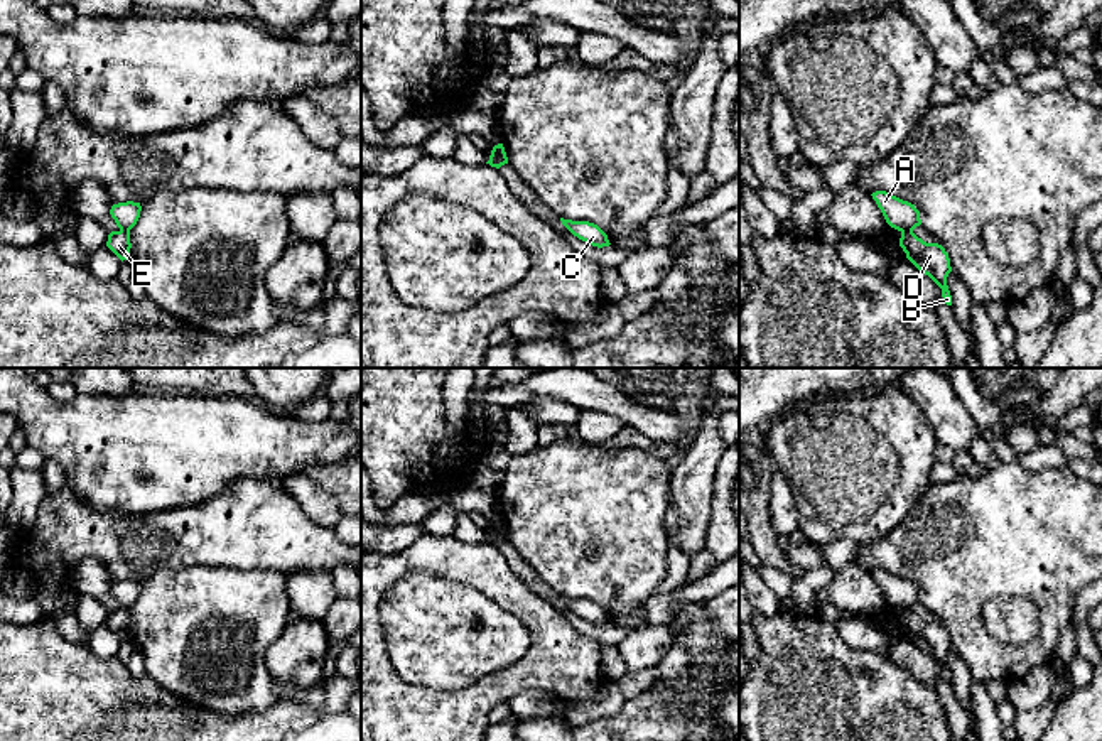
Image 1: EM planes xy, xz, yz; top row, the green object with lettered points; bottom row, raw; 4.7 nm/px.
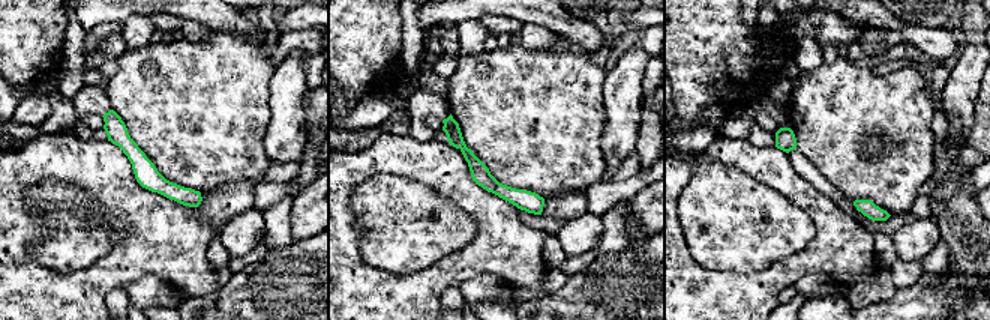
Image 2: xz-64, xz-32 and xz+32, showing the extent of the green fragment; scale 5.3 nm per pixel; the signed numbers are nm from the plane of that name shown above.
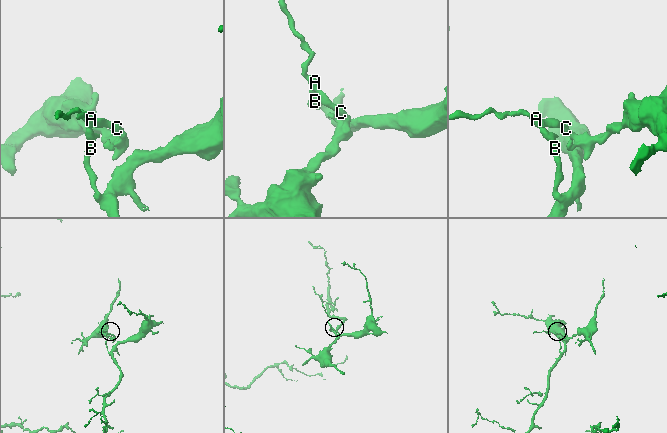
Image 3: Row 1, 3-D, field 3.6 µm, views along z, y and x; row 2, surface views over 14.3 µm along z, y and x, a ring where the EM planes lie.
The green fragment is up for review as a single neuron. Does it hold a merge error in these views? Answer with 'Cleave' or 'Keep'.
Cleave

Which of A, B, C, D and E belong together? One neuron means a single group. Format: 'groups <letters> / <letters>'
groups A C / B D E

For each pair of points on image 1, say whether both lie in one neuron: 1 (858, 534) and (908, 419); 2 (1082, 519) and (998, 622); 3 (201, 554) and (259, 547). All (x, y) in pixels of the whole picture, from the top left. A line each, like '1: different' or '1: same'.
1: same
2: different
3: same

